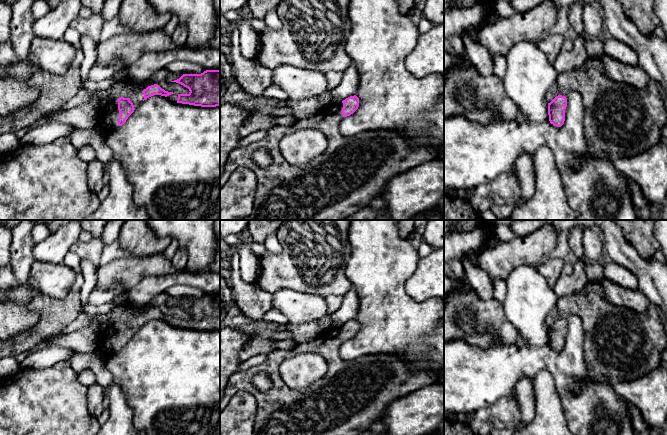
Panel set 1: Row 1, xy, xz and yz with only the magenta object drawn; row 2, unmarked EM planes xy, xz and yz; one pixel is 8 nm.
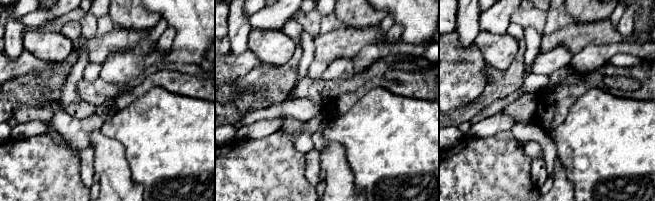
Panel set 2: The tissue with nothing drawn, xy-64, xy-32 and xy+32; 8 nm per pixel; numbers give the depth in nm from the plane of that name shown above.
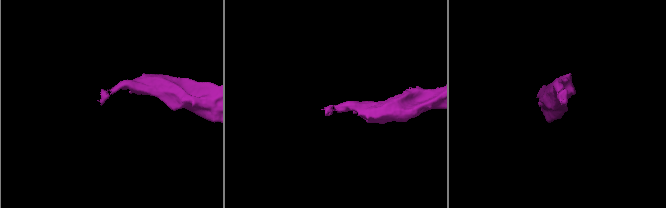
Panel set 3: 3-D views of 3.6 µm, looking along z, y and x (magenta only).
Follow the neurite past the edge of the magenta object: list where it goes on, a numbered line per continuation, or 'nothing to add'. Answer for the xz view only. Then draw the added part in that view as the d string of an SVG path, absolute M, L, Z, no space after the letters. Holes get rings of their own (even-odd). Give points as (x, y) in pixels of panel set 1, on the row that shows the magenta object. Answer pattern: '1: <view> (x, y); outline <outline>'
1: xz (353, 170); outline M342 102L335 103L333 107L322 107L316 115L310 118L299 119L292 126L271 127L263 139L246 147L235 148L230 152L224 165L224 172L220 176L220 188L226 184L232 173L240 167L251 169L257 177L257 188L252 211L248 216L239 220L342 220L367 207L372 199L380 197L388 182L394 176L435 159L437 148L431 146L414 147L398 131L378 129L363 131L354 136L343 135L339 131L339 124L344 118L342 108ZM306 129L322 132L328 141L327 149L306 165L291 165L280 153L279 143L284 136ZM258 149L266 149L272 157L272 163L267 168L260 168L252 159L253 152Z

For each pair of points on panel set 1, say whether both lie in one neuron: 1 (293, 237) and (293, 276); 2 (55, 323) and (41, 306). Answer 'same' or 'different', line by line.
1: same
2: same

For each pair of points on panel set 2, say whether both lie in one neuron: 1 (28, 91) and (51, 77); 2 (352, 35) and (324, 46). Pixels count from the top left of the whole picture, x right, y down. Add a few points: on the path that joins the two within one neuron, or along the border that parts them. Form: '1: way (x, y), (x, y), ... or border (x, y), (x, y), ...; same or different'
1: way (34, 89), (40, 88), (45, 83); same
2: way (345, 41), (331, 45); same

